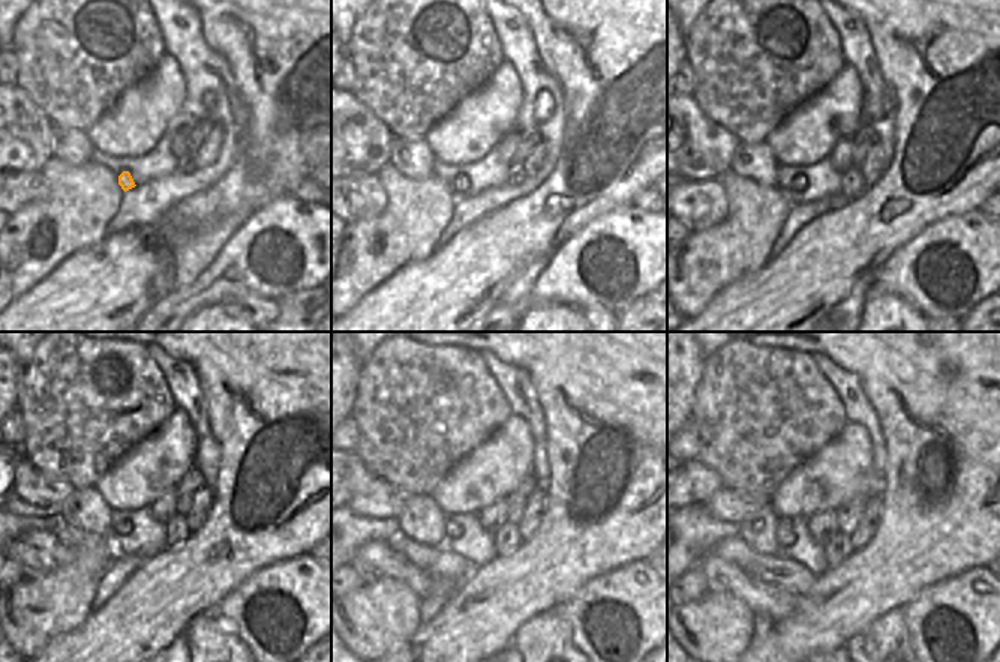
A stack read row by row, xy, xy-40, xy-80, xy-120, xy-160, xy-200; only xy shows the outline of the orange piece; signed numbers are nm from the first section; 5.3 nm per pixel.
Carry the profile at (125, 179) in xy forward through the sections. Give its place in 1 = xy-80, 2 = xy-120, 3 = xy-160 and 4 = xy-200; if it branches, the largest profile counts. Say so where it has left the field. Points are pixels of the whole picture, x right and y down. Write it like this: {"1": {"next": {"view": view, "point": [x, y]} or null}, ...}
{"1": {"next": {"view": "xy-80", "point": [798, 183]}}, "2": {"next": {"view": "xy-120", "point": [122, 527]}}, "3": {"next": {"view": "xy-160", "point": [452, 529]}}, "4": {"next": {"view": "xy-200", "point": [786, 536]}}}

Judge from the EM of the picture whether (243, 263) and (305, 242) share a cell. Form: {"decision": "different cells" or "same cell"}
{"decision": "same cell"}

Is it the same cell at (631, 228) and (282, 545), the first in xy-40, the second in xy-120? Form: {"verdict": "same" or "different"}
{"verdict": "different"}

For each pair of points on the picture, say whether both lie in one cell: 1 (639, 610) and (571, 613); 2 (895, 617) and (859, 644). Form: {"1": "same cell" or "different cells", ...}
{"1": "same cell", "2": "same cell"}

